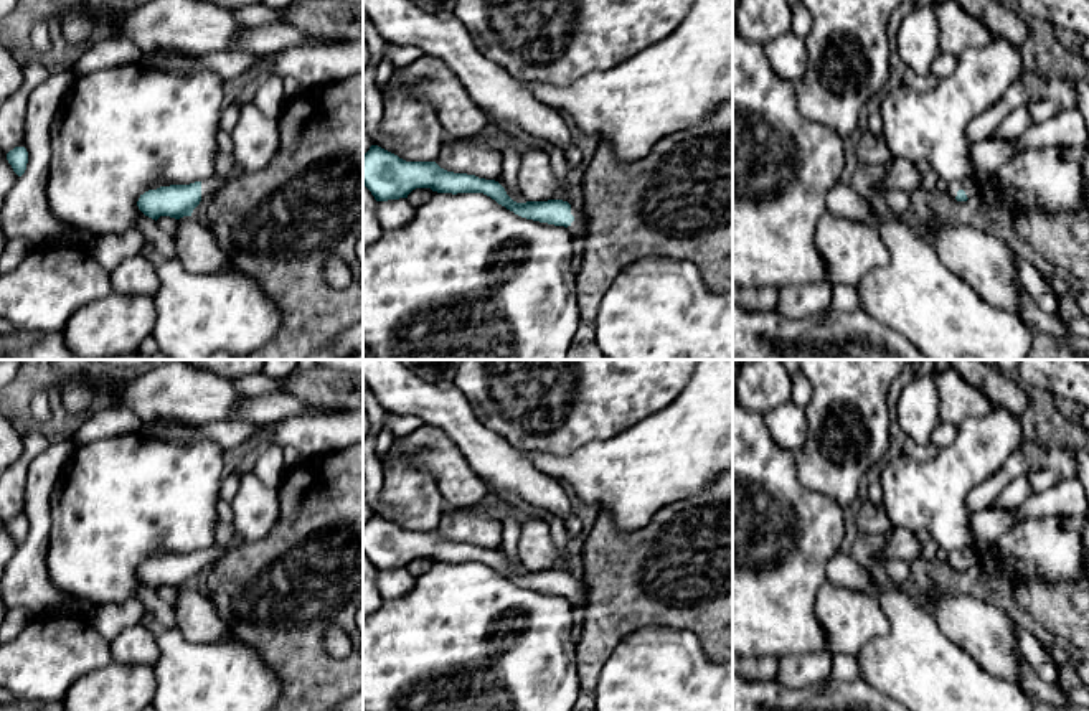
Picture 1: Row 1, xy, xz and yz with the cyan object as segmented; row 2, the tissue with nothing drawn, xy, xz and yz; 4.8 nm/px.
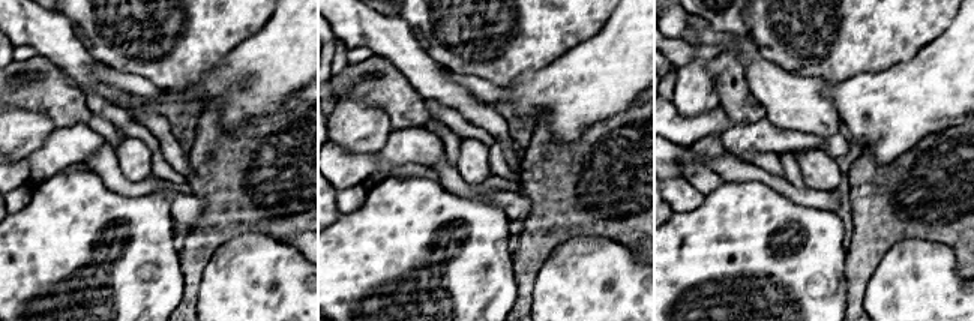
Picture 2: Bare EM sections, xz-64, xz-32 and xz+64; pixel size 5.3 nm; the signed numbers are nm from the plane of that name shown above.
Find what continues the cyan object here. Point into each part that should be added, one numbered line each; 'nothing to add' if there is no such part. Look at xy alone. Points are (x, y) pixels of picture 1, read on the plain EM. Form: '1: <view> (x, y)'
1: xy (216, 551)

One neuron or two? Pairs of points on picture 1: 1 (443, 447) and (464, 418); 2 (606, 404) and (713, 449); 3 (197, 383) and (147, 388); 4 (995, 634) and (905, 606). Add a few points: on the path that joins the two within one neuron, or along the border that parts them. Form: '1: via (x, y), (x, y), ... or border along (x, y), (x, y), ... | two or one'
1: border along (424, 423), (439, 428), (472, 469) | two
2: border along (675, 398), (609, 439) | two
3: via (185, 388), (159, 388) | one
4: border along (931, 611), (938, 627), (959, 647) | two

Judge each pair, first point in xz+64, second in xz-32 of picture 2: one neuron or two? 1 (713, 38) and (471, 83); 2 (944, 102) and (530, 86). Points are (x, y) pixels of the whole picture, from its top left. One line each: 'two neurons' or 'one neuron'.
1: two neurons
2: one neuron

